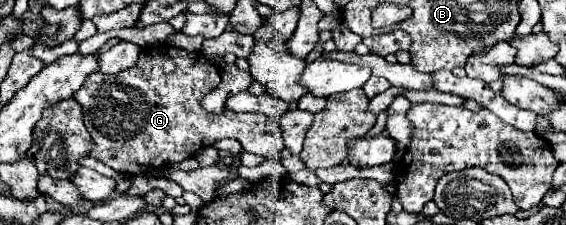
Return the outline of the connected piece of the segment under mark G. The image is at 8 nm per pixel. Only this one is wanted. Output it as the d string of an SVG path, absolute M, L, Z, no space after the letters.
M171 44L145 48L133 68L127 68L117 74L103 74L95 72L89 74L79 92L75 92L75 100L83 108L85 126L95 142L95 148L91 150L91 156L113 168L115 172L137 176L147 170L159 170L163 166L179 164L191 156L195 156L201 148L215 144L223 138L235 138L241 142L245 152L263 156L267 160L279 160L279 154L283 150L283 132L281 124L273 116L265 114L239 114L231 112L231 120L227 112L211 114L201 106L201 100L205 94L215 90L221 82L219 68L205 60L199 52L185 52L181 48L175 48Z

